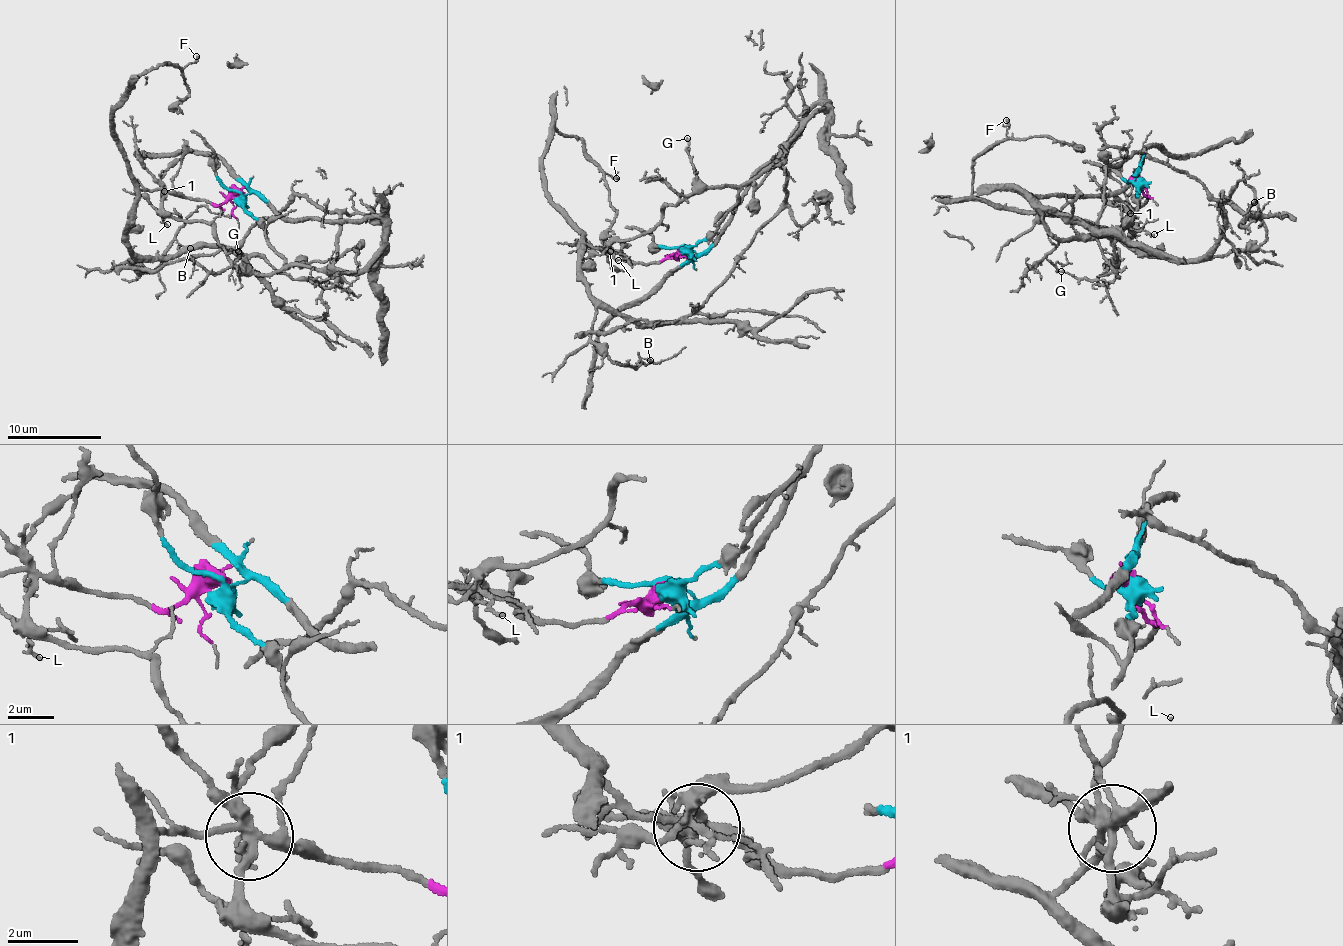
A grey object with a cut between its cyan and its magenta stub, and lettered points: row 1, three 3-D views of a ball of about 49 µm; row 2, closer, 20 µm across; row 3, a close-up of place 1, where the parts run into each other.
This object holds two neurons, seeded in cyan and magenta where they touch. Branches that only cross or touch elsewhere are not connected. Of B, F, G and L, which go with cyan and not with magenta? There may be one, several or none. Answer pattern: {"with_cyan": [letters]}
{"with_cyan": ["G", "L"]}

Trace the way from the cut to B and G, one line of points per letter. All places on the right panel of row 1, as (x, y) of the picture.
B: (1134, 180), (1146, 204), (1117, 231), (1148, 255), (1198, 260), (1240, 250), (1265, 238), (1255, 201)
G: (1134, 180), (1138, 202), (1134, 219), (1114, 247), (1113, 264), (1103, 274), (1086, 279), (1060, 272)

